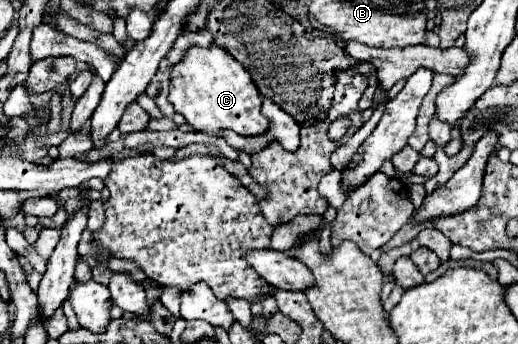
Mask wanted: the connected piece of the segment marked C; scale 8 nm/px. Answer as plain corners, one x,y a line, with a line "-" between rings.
214,44
210,48
192,46
184,54
184,60
174,64
168,100
196,132
216,138
222,136
222,130
234,130
240,136
260,136
268,132
268,118
260,112
262,96
248,70

